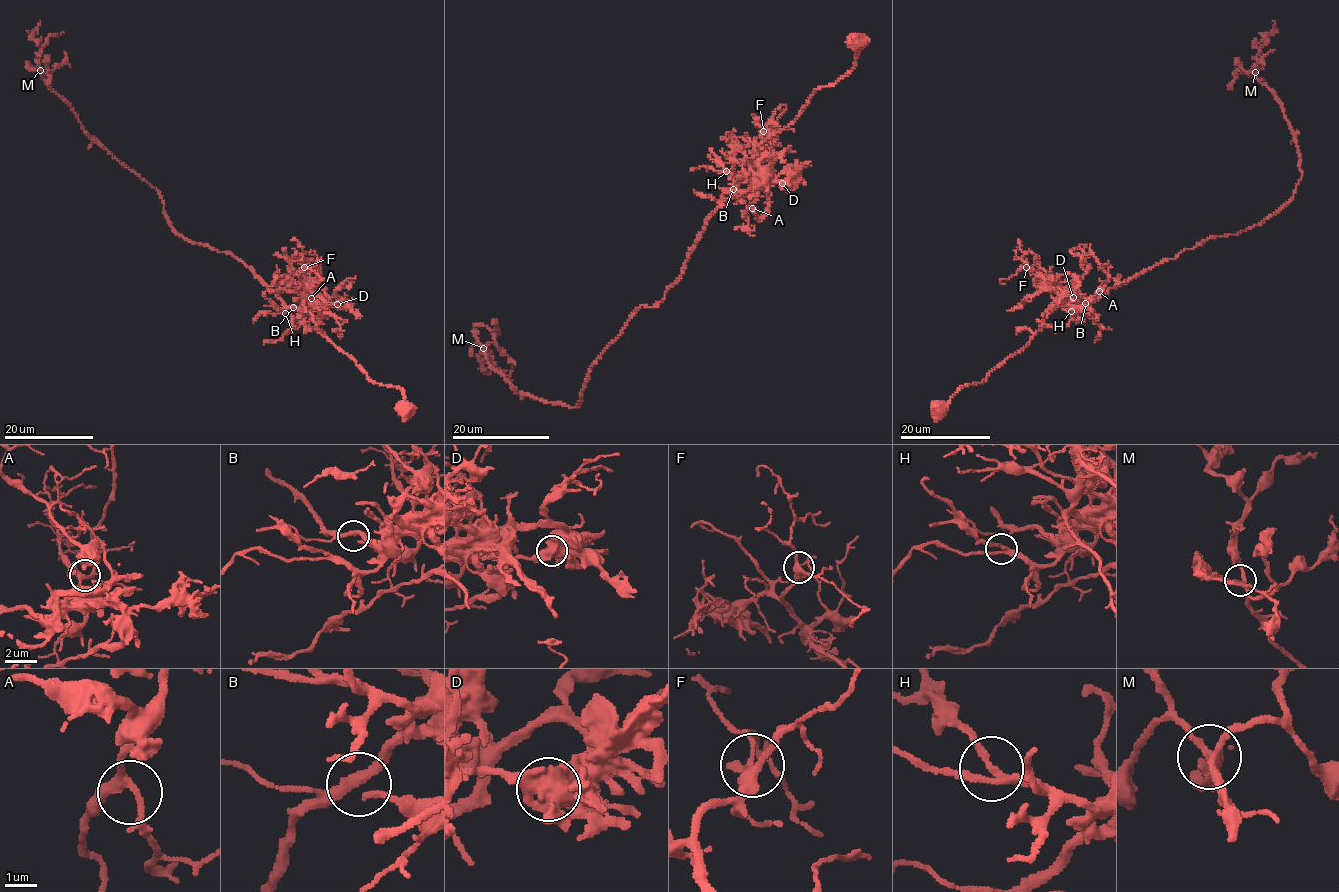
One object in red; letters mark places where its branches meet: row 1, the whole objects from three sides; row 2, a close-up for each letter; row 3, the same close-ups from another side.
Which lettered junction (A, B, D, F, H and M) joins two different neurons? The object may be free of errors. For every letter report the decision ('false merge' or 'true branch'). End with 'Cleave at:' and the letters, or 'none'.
A: true branch
B: true branch
D: false merge
F: true branch
H: true branch
M: true branch
Cleave at: D

